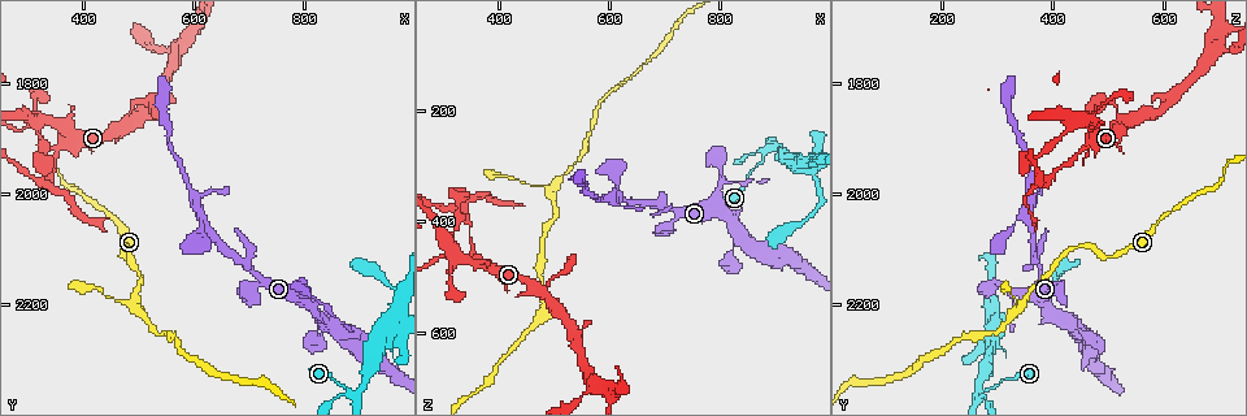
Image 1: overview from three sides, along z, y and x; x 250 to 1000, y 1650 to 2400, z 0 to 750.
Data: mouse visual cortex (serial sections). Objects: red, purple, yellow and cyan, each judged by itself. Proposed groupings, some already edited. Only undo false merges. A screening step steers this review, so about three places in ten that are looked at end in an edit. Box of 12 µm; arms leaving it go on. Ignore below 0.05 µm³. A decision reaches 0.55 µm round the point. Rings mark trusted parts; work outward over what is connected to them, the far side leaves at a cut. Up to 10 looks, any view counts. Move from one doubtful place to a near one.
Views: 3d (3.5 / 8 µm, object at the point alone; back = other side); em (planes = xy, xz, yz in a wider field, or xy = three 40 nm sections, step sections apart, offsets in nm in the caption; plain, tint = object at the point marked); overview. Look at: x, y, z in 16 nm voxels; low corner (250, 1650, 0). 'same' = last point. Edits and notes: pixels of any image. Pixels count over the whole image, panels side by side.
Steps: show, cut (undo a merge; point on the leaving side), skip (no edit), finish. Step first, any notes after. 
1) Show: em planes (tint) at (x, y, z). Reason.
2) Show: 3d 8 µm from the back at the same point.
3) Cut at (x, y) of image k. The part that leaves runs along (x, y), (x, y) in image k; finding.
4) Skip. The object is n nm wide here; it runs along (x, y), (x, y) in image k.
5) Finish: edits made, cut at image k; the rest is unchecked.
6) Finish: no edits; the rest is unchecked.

Show: 3d 3.5 µm at (475, 1870, 530).

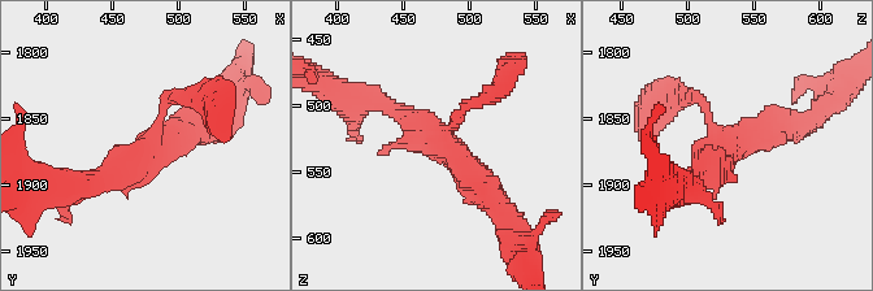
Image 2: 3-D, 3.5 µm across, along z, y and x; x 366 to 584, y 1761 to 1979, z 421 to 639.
Show: em xy step 2 (tint) at (480, 1876, 530). Now the EM.

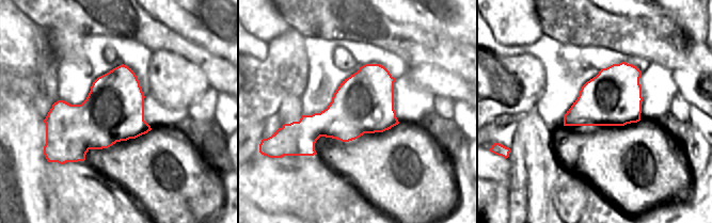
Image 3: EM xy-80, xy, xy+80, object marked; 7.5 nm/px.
Skip. It runs along (378, 100), (450, 150), (498, 207) in image 2; continuous, no second cell.

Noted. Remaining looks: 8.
Show: 3d 3.5 µm at (840, 2235, 430). Three arms meet.

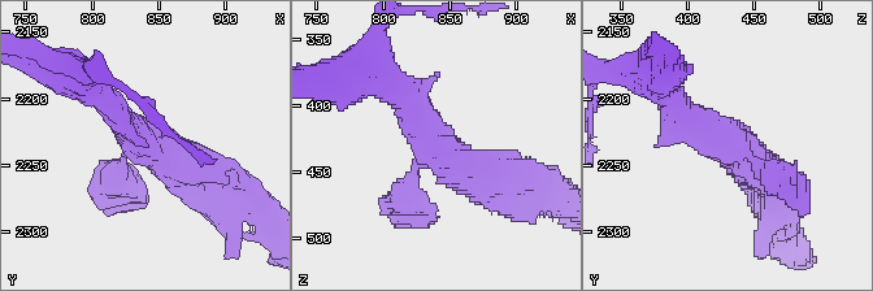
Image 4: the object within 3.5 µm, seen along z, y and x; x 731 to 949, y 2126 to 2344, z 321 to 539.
Show: em xy step 3 (tint) at (838, 2232, 432). 3 arms meet here; the arms are 350, 350, 450 nm wide.

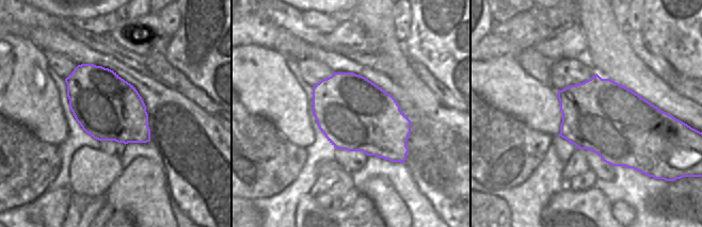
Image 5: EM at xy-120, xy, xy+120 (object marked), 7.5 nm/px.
Skip. It runs along (391, 87), (428, 140), (499, 194) in image 4; all the same cell.

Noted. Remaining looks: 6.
Show: 3d 8 µm at (905, 2355, 270). Sharp bend.

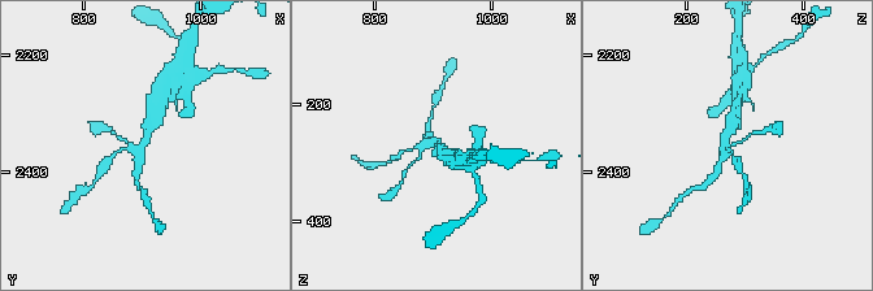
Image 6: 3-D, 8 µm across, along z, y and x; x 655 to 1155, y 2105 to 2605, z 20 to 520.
Show: 3d 3.5 µm from the back at (900, 2355, 265). Closer look.

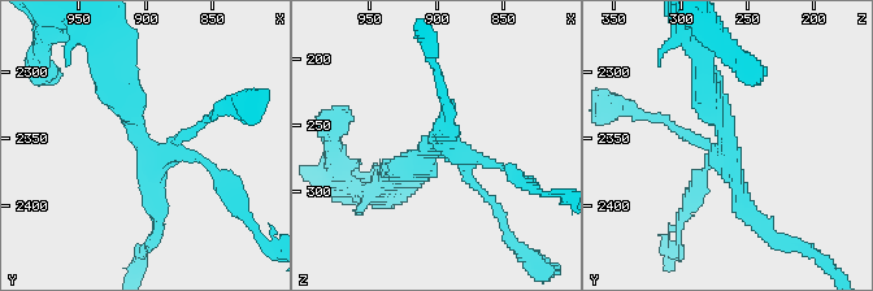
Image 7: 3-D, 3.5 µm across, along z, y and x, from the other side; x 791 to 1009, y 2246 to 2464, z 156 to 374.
Show: em xy step 1 (tint) at (904, 2352, 268).

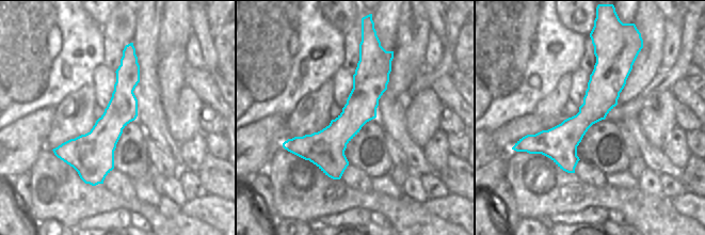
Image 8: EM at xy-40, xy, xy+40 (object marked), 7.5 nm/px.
Skip. The object is 240 nm wide here; it runs along (190, 131), (153, 159), (105, 72) in image 7; all the same cell.

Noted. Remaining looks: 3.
Show: 3d 3.5 µm from the back at (950, 2235, 300). Abrupt turn.

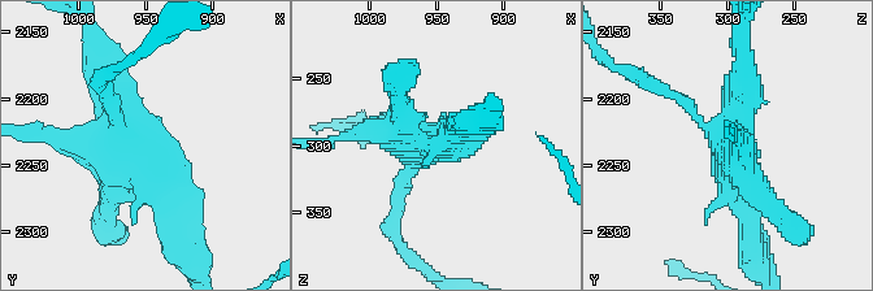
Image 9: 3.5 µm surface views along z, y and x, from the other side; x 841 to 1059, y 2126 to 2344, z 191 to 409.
Show: em planes (tint) at (954, 2236, 294).

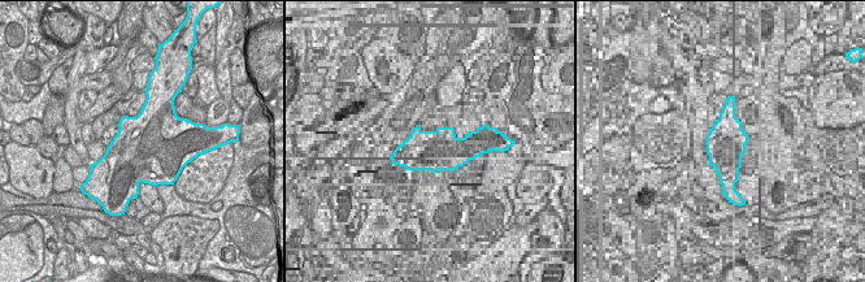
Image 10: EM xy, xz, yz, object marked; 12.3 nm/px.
Skip. It runs along (748, 222), (729, 139), (676, 95) in image 9; one cell here.

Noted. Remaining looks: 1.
Finish: no edits; the rest is unchecked.

